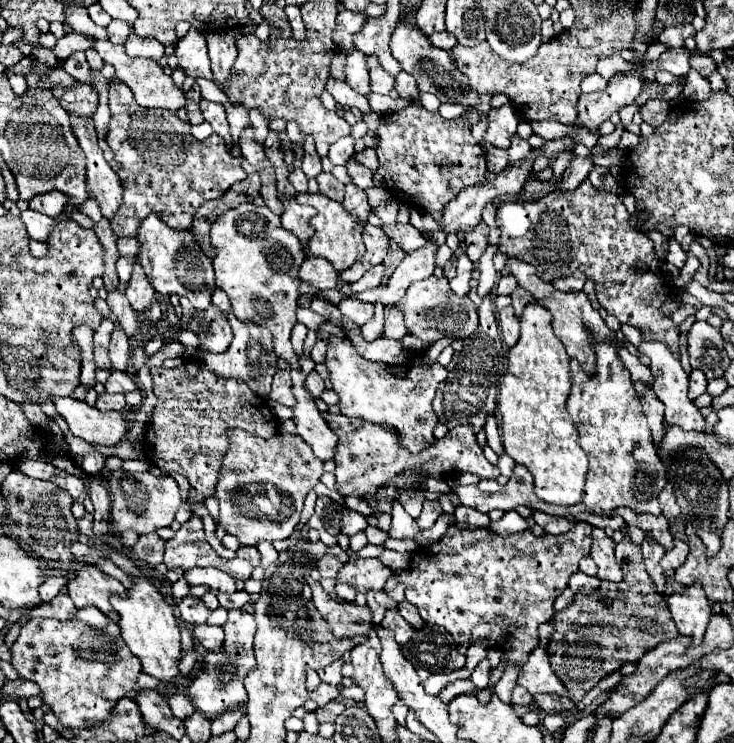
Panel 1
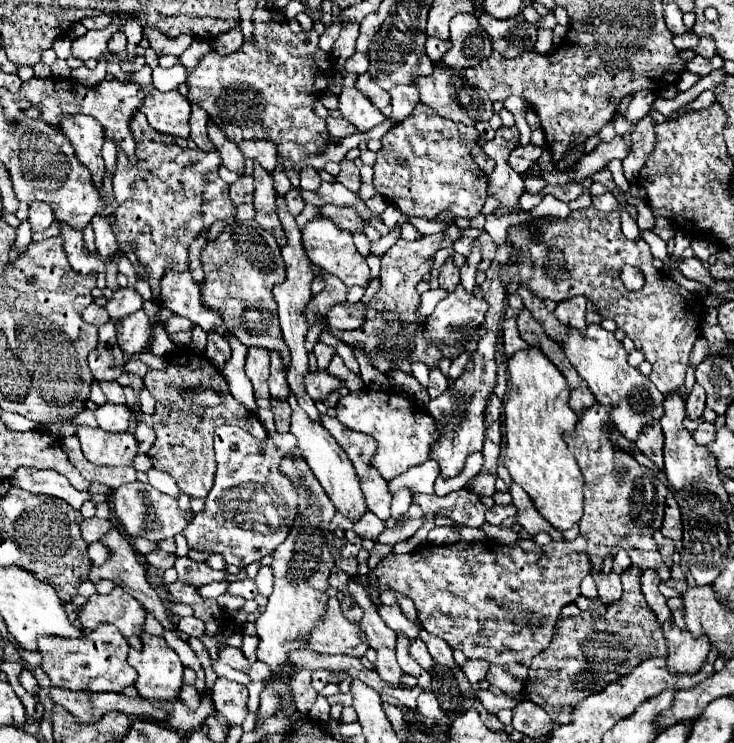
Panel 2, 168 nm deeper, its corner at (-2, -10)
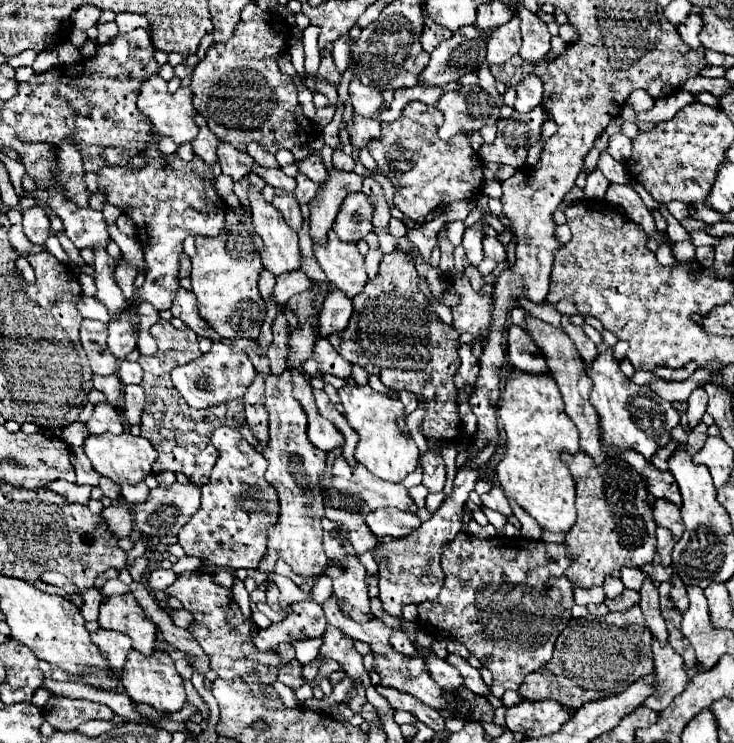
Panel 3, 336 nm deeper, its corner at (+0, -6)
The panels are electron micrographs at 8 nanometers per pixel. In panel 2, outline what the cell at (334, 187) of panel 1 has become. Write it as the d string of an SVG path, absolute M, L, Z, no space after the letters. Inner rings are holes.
M325 204L325 206L321 206L321 214L325 214L325 218L333 220L333 224L337 224L339 228L345 228L351 234L365 230L363 218L351 206L339 208L339 206L333 206L333 204Z

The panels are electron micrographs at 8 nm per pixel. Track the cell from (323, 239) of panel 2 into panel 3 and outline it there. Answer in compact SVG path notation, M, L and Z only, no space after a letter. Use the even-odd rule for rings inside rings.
M329 230L325 244L313 244L313 254L335 288L343 290L349 298L363 292L367 272L363 268L363 256L355 244L343 242L333 230Z

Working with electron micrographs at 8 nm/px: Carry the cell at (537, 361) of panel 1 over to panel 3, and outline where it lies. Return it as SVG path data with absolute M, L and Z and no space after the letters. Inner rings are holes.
M509 368L505 390L497 404L497 416L507 436L505 452L495 468L507 494L529 512L543 530L569 532L577 520L575 480L561 460L561 450L579 448L579 432L565 412L555 378L547 374L527 374Z

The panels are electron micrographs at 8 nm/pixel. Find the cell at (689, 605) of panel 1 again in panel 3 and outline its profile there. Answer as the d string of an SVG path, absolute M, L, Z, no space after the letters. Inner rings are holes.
M653 640L653 656L655 656L655 676L657 676L657 692L649 696L643 706L661 712L667 708L675 696L679 696L689 684L687 666L681 654L677 654L669 644L661 646L659 640Z

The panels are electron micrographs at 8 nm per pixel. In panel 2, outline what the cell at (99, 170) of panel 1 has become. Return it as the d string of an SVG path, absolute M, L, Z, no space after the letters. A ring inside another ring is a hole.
M95 216L93 222L93 232L95 232L95 244L97 244L97 254L103 262L109 262L109 256L117 254L117 238L107 222L107 216Z

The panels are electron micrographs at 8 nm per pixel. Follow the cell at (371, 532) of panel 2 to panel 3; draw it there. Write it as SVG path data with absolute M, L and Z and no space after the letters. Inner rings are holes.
M381 508L381 510L369 512L365 516L365 522L375 536L403 538L411 534L415 528L419 528L419 520L415 514L403 512L397 508Z

